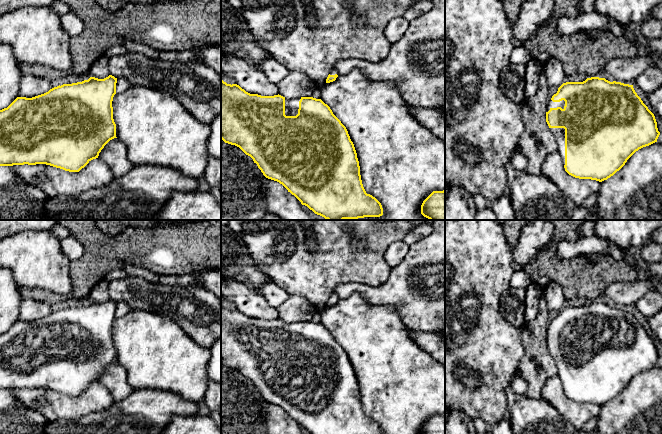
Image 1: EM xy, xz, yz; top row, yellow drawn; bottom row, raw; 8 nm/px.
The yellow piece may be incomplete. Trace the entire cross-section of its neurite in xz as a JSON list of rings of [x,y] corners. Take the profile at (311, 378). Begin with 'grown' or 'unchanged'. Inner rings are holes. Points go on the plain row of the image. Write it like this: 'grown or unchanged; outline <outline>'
grown; outline [[[221,303],[221,363],[225,367],[239,371],[253,383],[266,402],[282,408],[302,429],[307,430],[310,434],[383,434],[381,427],[372,419],[367,418],[363,411],[357,377],[346,351],[321,323],[313,321],[294,321],[289,323],[279,318],[274,320],[250,318],[239,309],[227,308]]]

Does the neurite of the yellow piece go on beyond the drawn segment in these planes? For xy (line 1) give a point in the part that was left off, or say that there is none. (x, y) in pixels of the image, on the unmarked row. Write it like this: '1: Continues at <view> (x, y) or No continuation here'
1: No continuation here

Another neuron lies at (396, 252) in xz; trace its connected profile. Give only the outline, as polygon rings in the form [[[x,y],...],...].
[[[403,241],[392,243],[385,252],[385,260],[390,267],[397,266],[407,255],[410,246]]]

